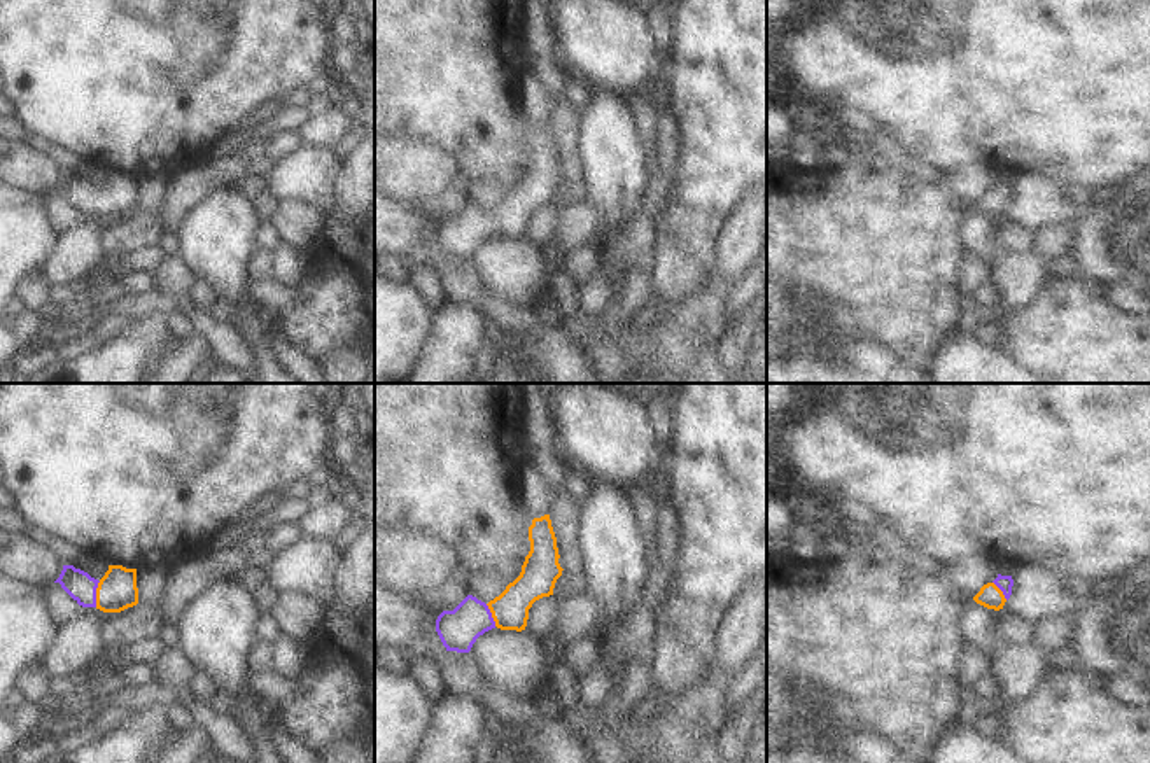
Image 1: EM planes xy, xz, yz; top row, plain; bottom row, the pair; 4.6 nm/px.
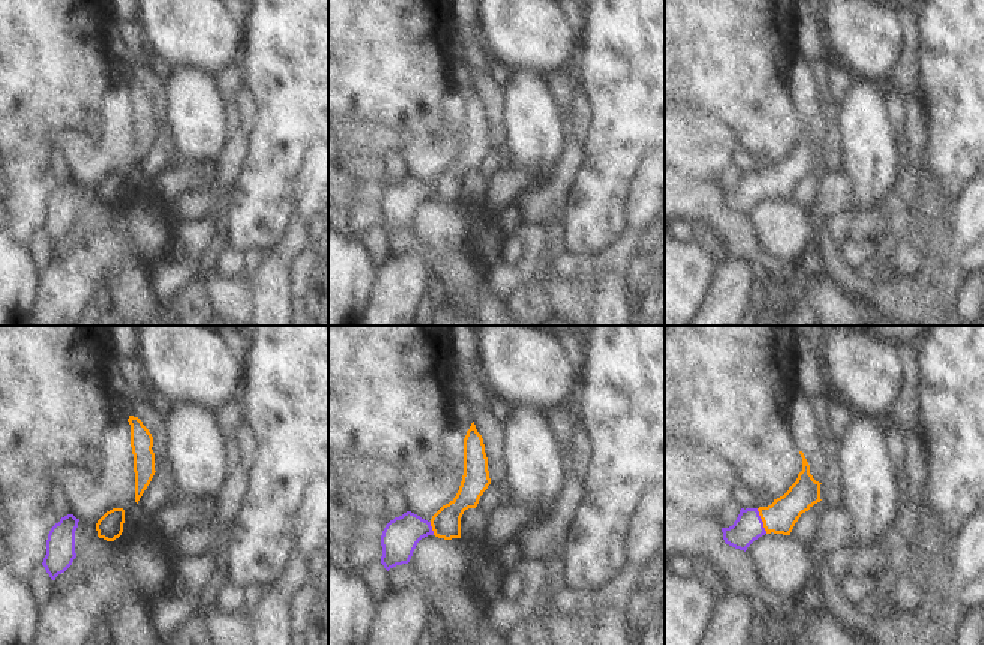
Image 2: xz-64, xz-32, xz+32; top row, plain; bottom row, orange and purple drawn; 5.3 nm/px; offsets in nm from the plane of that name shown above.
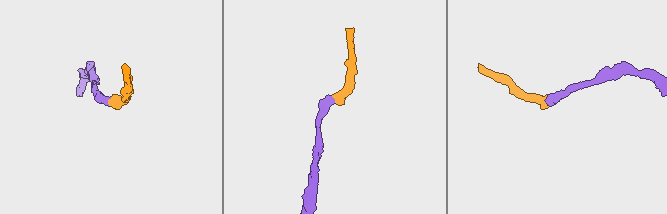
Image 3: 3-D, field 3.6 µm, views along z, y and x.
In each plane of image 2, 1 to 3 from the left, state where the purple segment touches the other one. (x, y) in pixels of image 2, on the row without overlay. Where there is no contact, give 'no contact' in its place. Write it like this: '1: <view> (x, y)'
1: no contact
2: xz-32 (432, 192)
3: xz+32 (762, 185)

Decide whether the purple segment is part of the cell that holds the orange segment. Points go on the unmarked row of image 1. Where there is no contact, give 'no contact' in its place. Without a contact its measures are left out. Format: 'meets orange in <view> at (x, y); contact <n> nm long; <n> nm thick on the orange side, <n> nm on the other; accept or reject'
meets orange in xy at (97, 202); contact 120 nm long; 180 nm thick on the orange side, 140 nm on the other; accept

